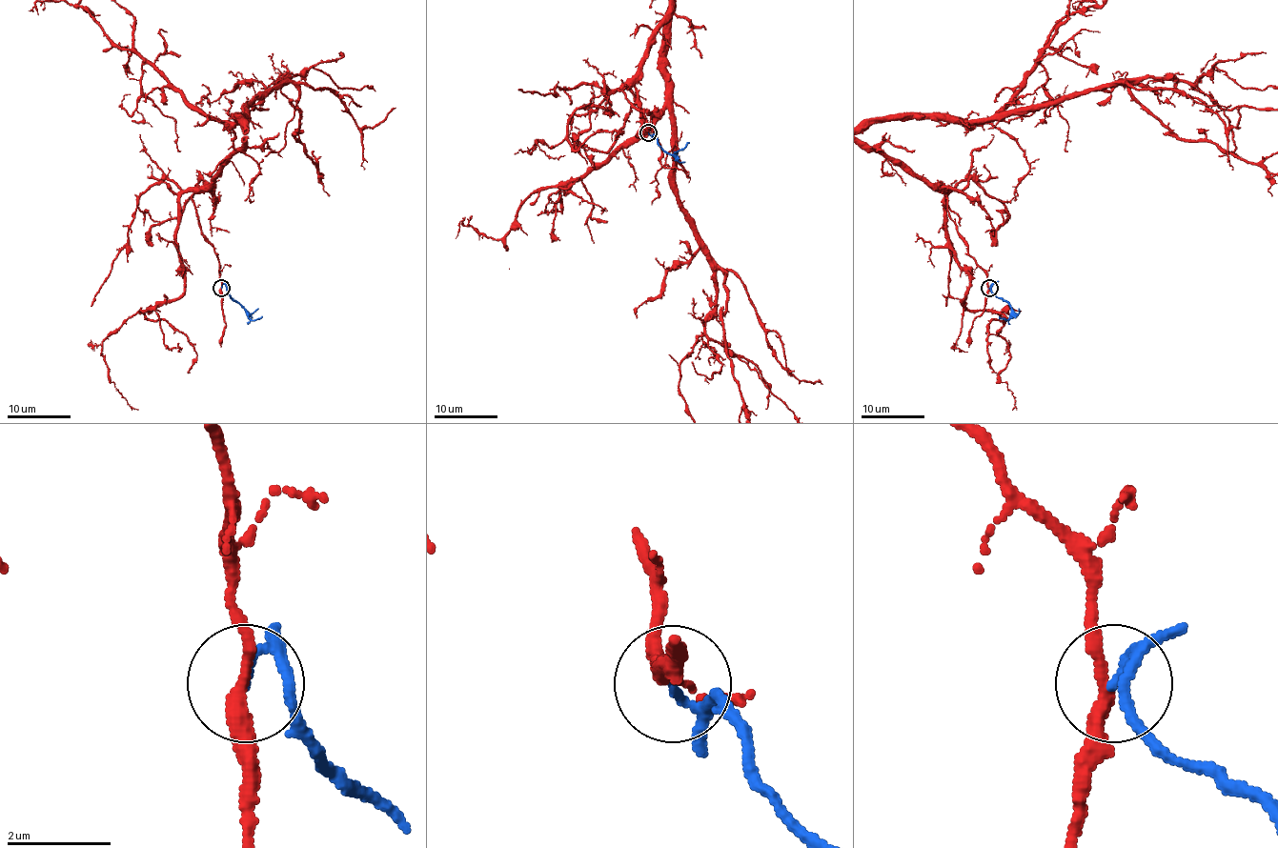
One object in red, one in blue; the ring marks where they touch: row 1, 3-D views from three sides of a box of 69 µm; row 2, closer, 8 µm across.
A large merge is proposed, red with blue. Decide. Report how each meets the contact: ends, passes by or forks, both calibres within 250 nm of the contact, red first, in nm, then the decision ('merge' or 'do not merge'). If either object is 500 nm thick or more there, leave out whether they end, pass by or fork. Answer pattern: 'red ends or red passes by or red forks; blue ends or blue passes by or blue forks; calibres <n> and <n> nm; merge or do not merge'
red passes by; blue ends; calibres 280 and 140 nm; do not merge

